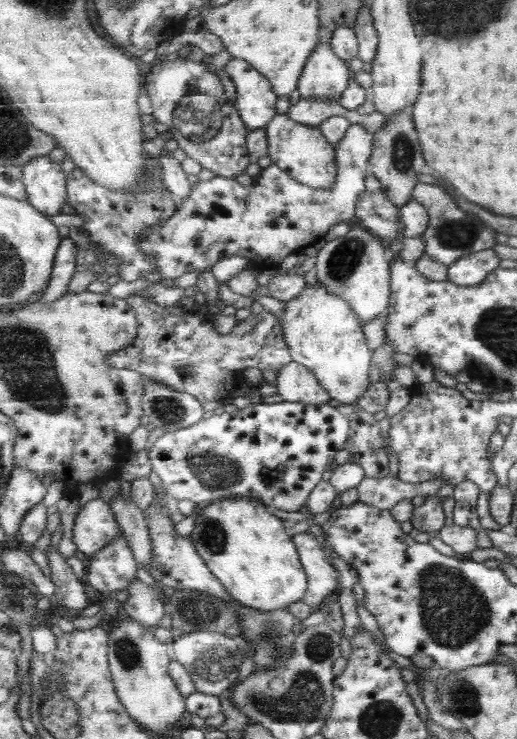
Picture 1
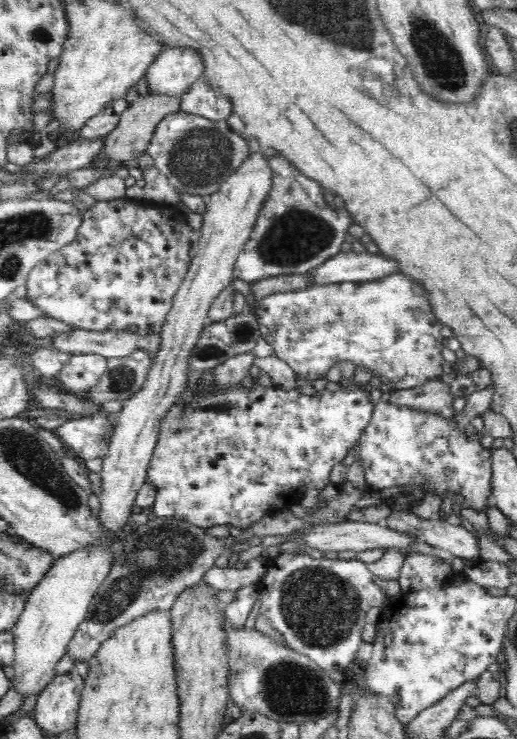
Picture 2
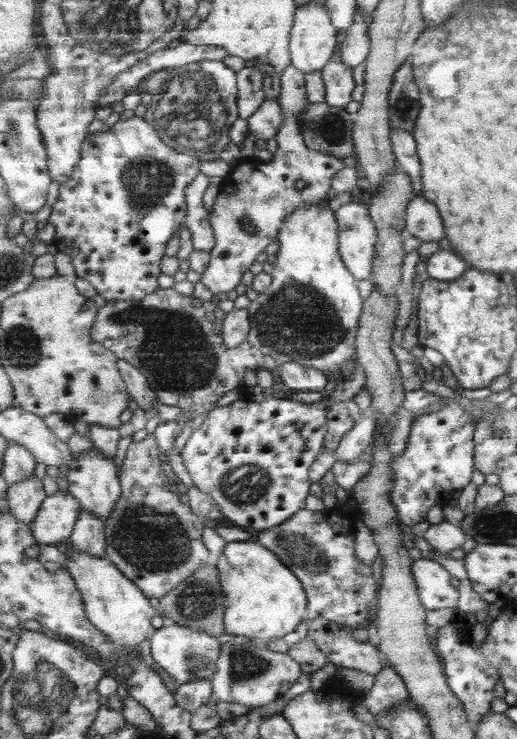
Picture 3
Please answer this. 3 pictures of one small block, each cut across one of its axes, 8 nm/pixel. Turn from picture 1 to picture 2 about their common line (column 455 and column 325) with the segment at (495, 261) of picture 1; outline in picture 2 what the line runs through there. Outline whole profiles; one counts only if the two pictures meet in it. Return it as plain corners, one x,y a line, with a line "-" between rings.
340,251
311,270
312,285
330,282
366,282
400,273
400,263
382,253

